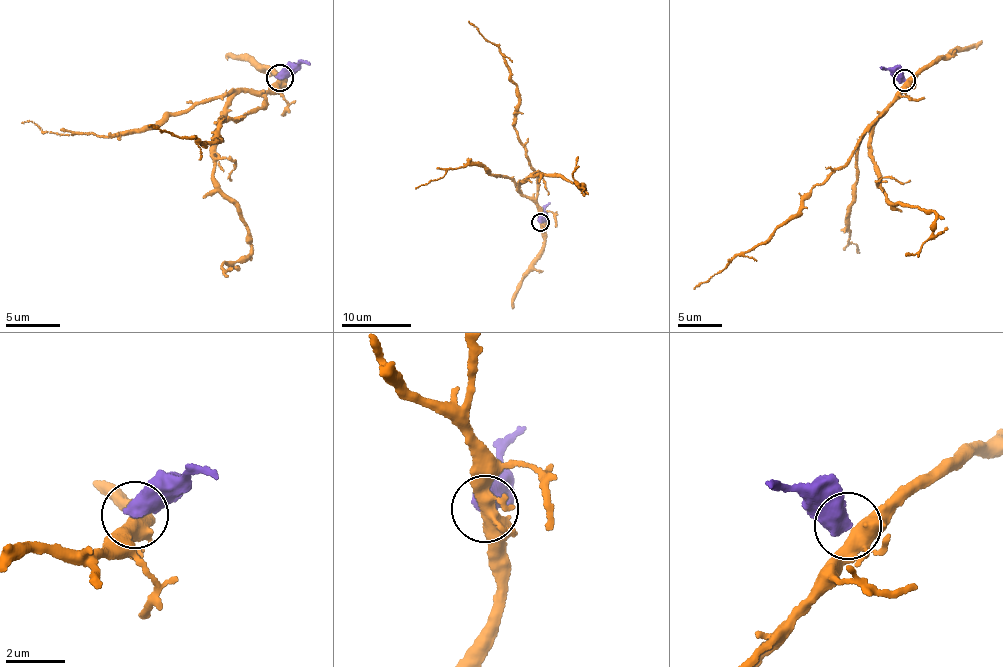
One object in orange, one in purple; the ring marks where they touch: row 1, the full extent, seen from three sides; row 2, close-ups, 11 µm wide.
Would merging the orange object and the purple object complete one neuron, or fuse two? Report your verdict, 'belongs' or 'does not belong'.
does not belong

